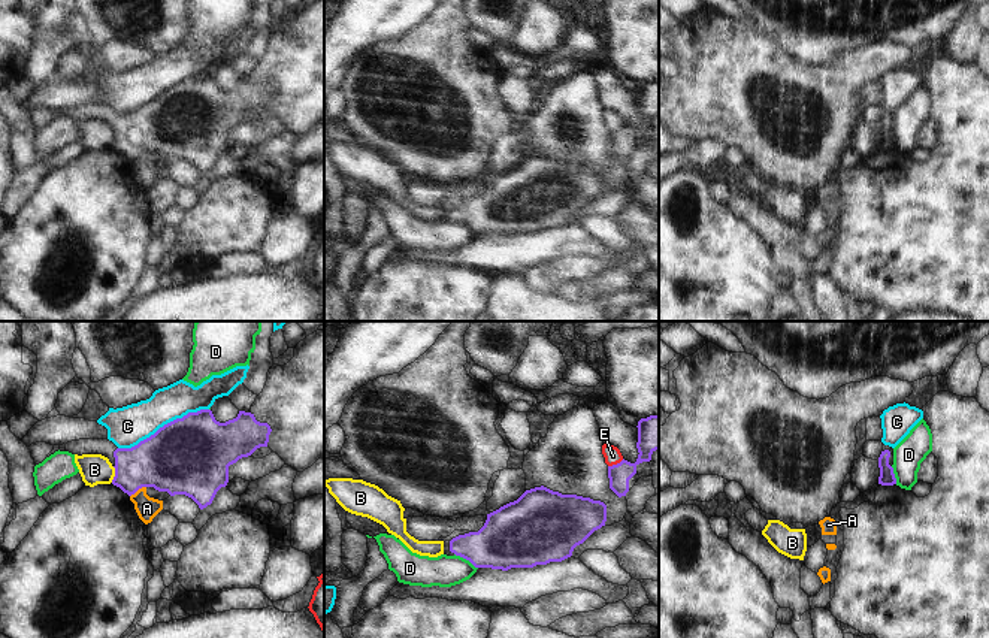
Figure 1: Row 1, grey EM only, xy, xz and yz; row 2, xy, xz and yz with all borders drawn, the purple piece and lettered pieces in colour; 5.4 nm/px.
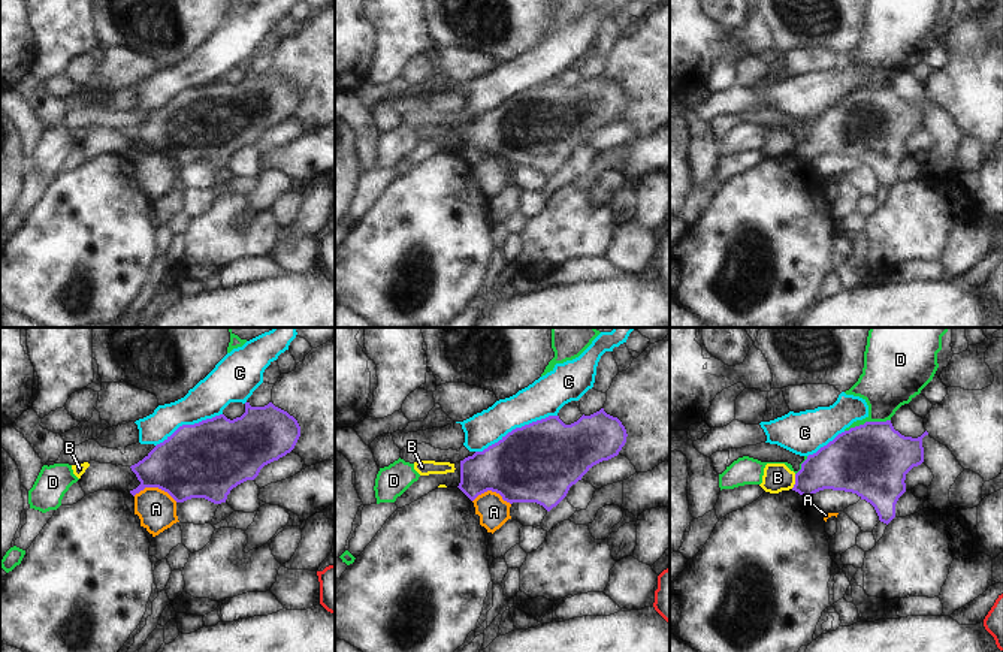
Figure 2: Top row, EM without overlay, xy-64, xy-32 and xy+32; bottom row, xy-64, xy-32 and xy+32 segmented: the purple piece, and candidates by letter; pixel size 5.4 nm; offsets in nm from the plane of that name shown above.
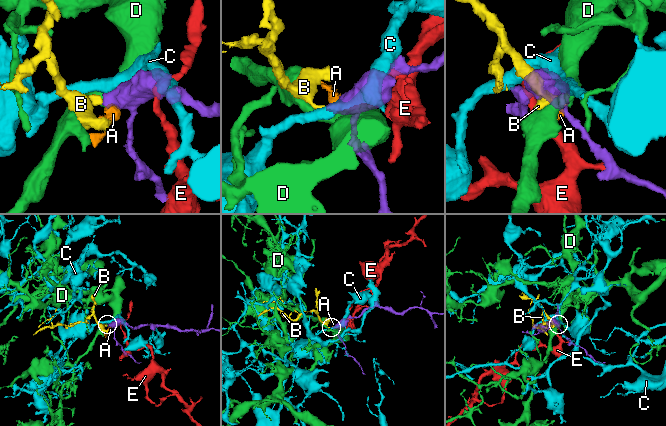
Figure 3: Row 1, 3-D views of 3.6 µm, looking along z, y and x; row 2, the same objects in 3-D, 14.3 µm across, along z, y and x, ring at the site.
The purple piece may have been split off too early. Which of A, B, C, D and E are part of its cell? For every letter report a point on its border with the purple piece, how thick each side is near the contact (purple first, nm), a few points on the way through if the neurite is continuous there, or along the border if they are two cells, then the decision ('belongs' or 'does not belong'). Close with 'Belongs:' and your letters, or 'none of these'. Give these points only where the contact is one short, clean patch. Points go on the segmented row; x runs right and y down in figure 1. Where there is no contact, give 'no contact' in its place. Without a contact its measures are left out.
A: contact xy (138, 489); calibres 360 and 120 nm; border xy (145, 486), (130, 496); does not belong
B: contact xy (115, 474); calibres 280 and 160 nm; border xy (114, 466), (114, 478), (111, 481); does not belong
C: contact xy (165, 425); calibres 420 and 220 nm; does not belong
D: contact xz (466, 559); calibres 300 and 170 nm; does not belong
E: contact xz (617, 463); calibres 180 and 90 nm; border xz (623, 459), (608, 466); does not belong
Belongs: none of these

